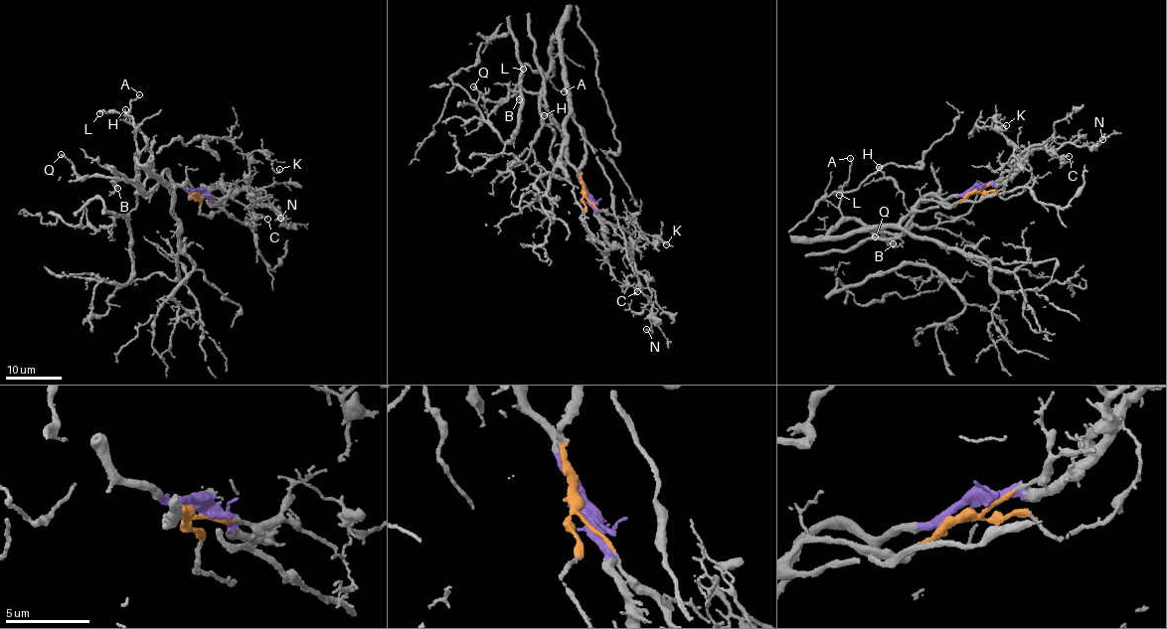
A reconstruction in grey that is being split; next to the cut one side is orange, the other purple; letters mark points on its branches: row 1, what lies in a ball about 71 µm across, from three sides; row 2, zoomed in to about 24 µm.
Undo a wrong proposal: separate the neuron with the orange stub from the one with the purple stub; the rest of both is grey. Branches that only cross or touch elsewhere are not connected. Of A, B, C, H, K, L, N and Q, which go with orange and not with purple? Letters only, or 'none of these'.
A, B, H, L, Q

